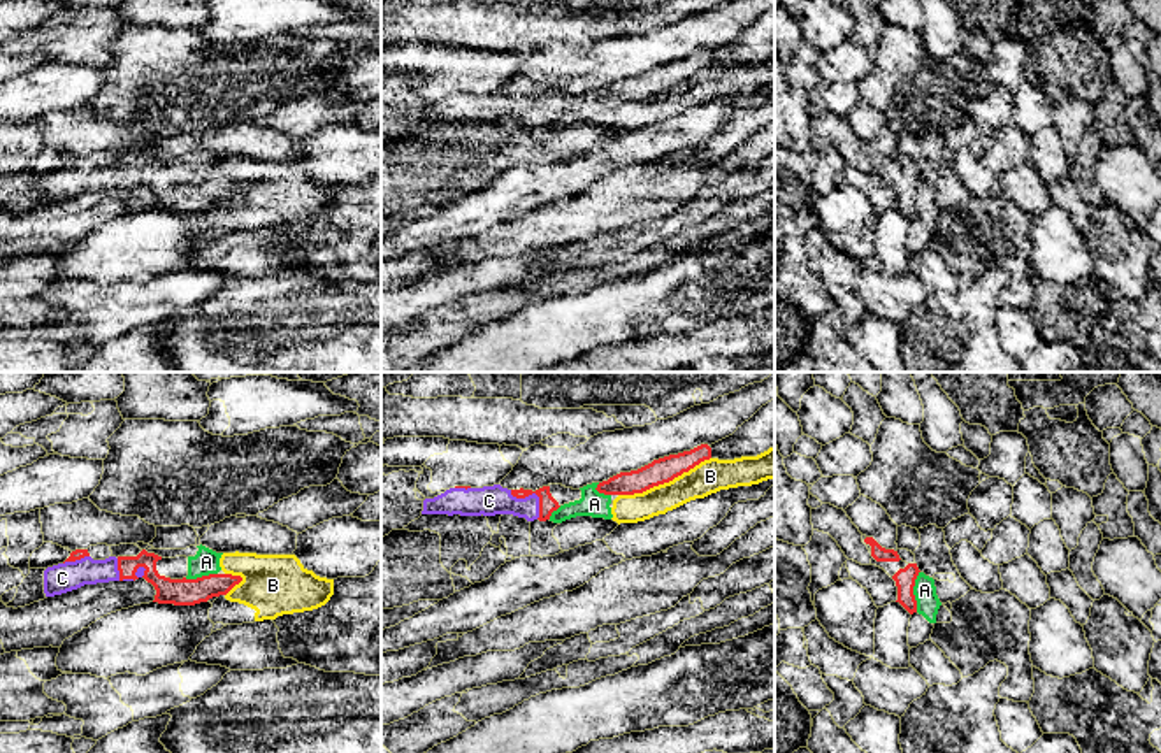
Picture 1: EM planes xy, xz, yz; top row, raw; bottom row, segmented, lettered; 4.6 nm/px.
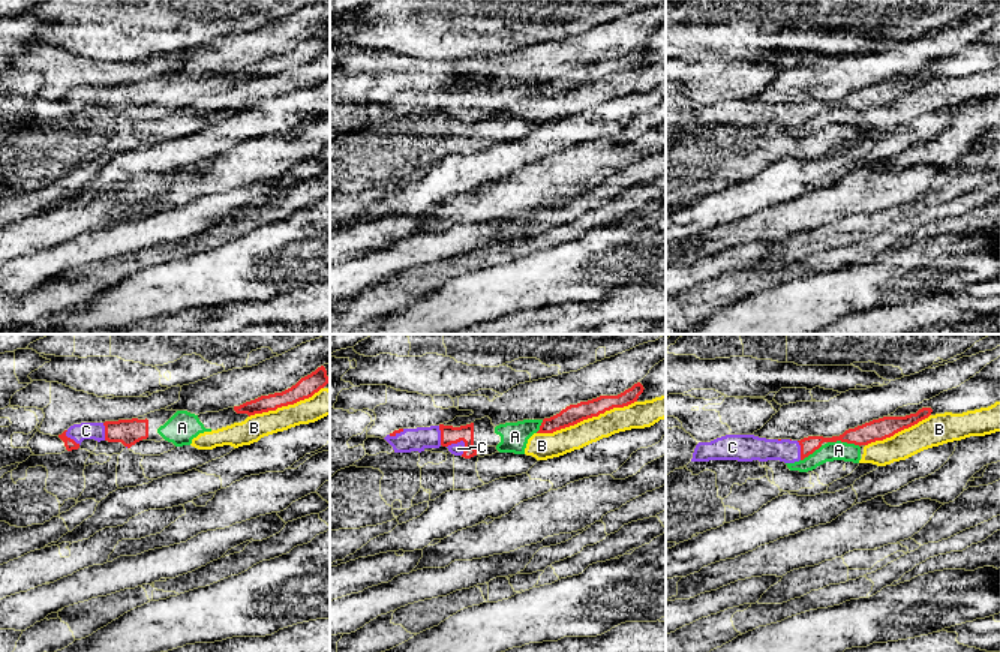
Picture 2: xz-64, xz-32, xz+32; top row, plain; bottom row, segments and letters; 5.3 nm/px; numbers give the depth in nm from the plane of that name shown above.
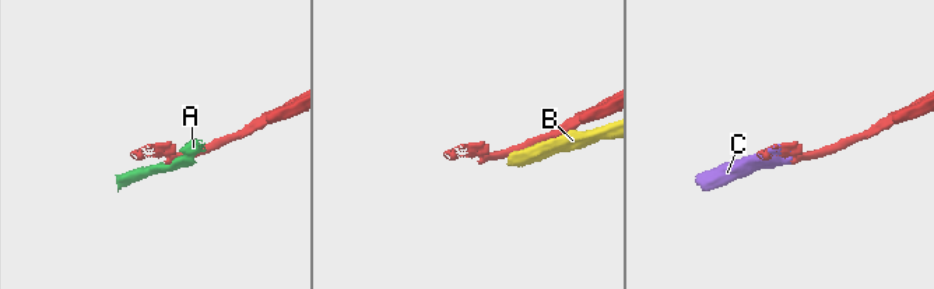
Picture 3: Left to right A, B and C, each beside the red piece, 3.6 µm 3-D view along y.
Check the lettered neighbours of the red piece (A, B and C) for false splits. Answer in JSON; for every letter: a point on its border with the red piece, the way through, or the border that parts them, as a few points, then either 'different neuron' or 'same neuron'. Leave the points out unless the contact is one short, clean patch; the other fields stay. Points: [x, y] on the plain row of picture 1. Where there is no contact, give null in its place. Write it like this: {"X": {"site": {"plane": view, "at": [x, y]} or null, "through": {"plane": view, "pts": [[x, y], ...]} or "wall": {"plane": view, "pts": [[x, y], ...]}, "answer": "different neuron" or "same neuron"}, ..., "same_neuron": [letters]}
{"A": {"site": {"plane": "yz", "at": [912, 199]}, "answer": "different neuron"}, "B": {"site": {"plane": "xz", "at": [664, 88]}, "wall": {"plane": "xz", "pts": [[710, 64], [668, 88], [641, 99], [619, 102]]}, "answer": "different neuron"}, "C": {"site": {"plane": "xz", "at": [533, 99]}, "answer": "same neuron"}, "same_neuron": ["C"]}

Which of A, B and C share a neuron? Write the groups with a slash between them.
A B / C

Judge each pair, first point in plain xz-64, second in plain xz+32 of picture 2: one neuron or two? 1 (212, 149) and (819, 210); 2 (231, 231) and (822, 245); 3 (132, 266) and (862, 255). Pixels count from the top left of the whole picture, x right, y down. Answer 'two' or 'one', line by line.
1: two
2: two
3: one

